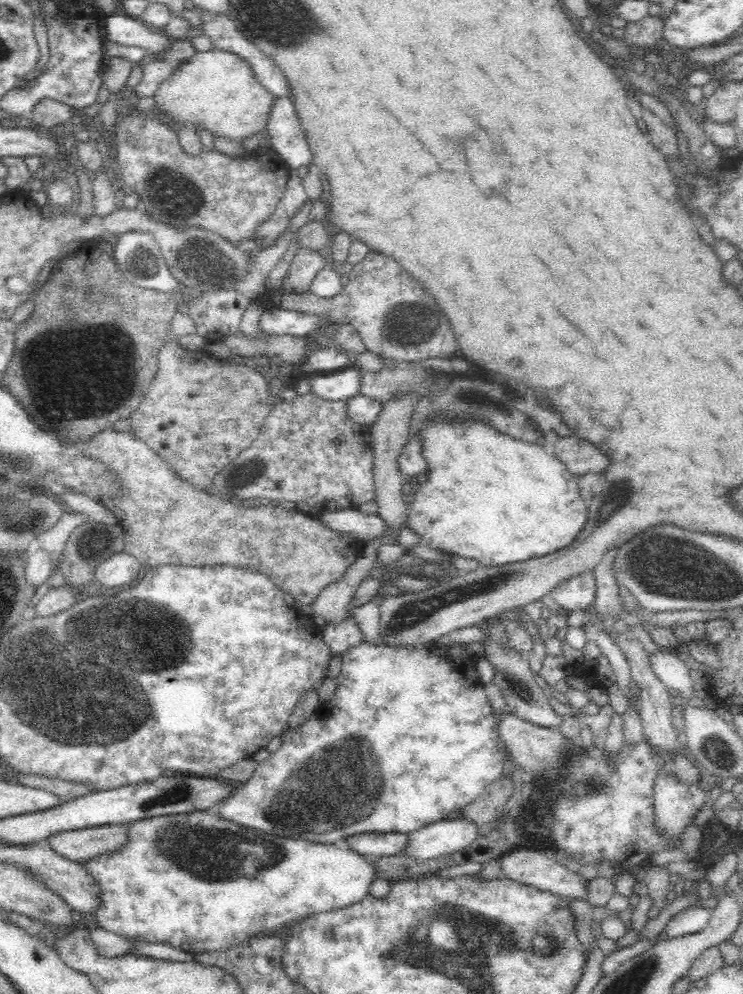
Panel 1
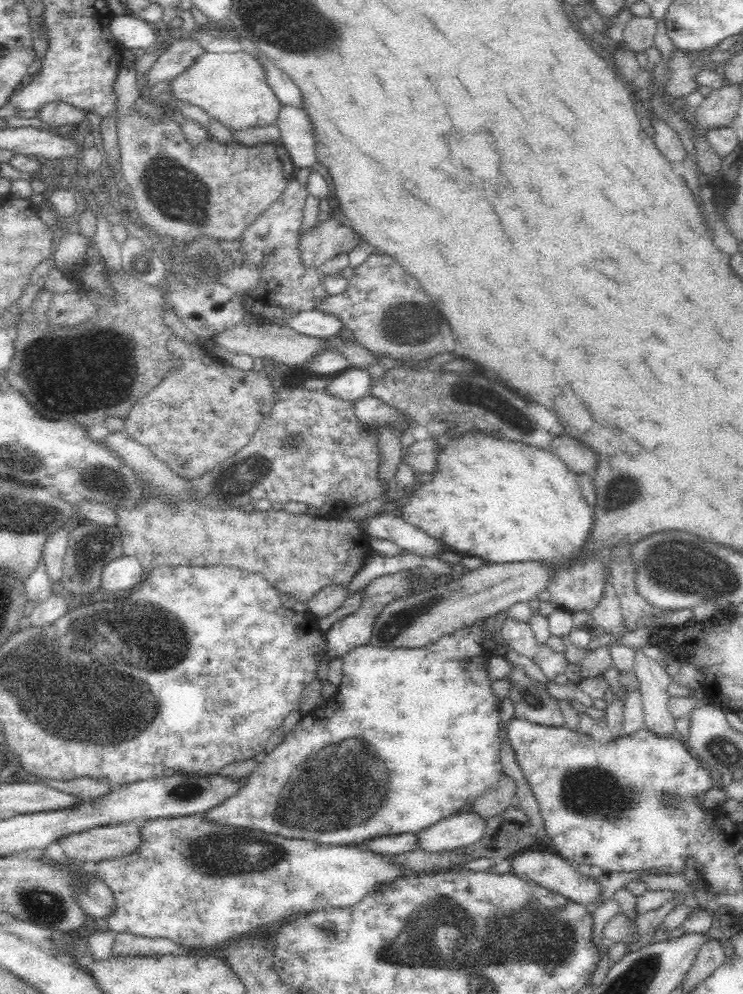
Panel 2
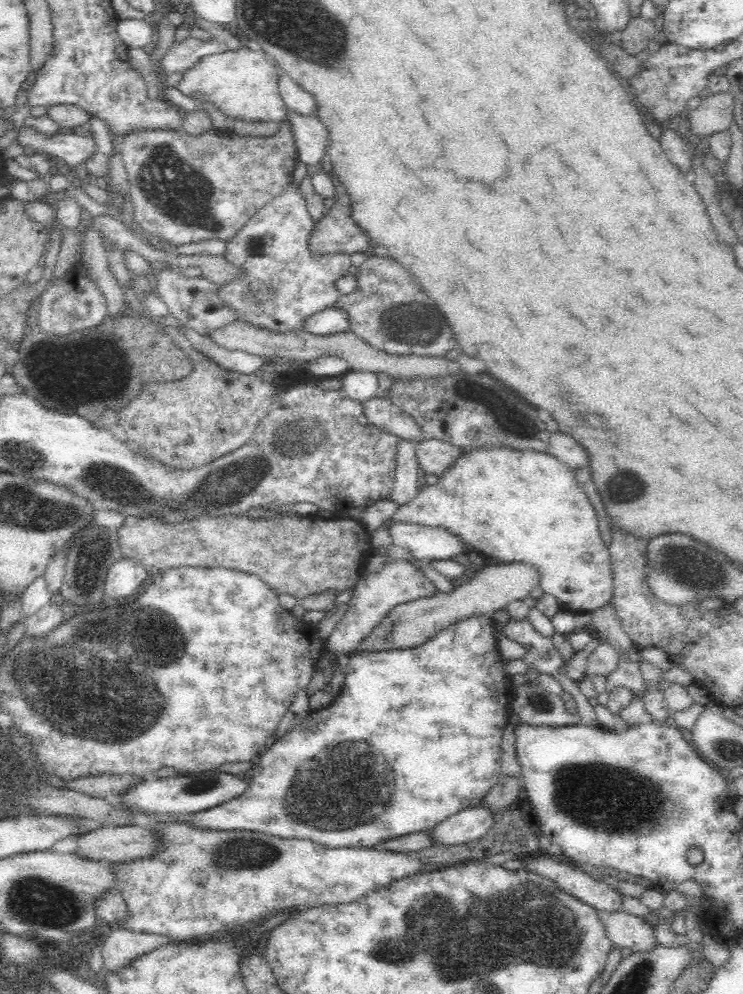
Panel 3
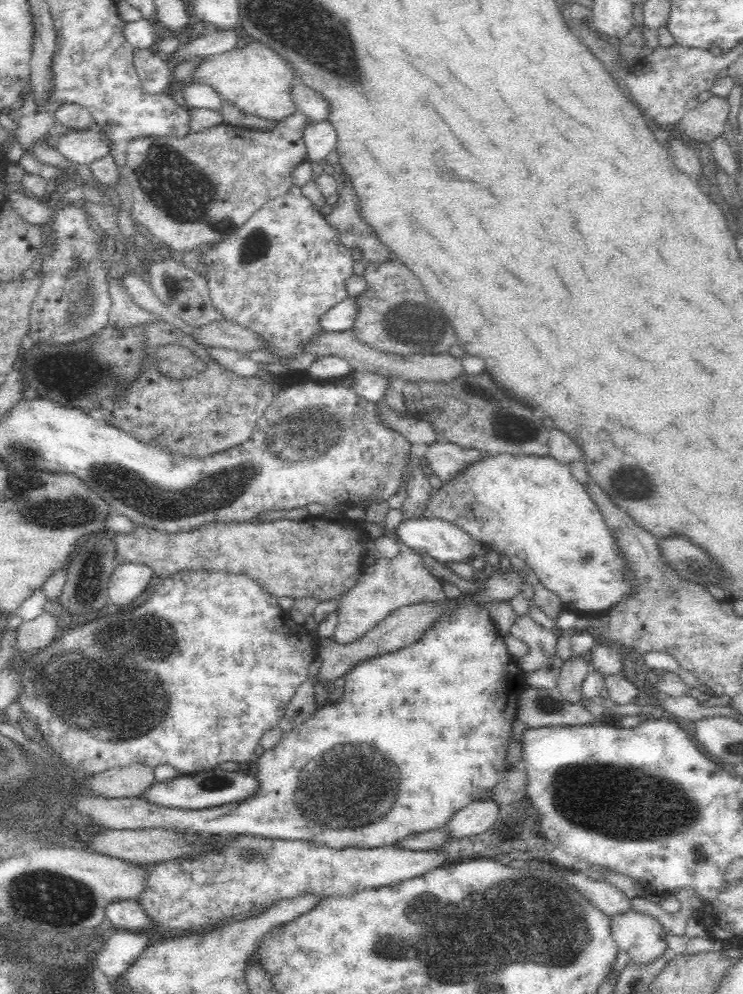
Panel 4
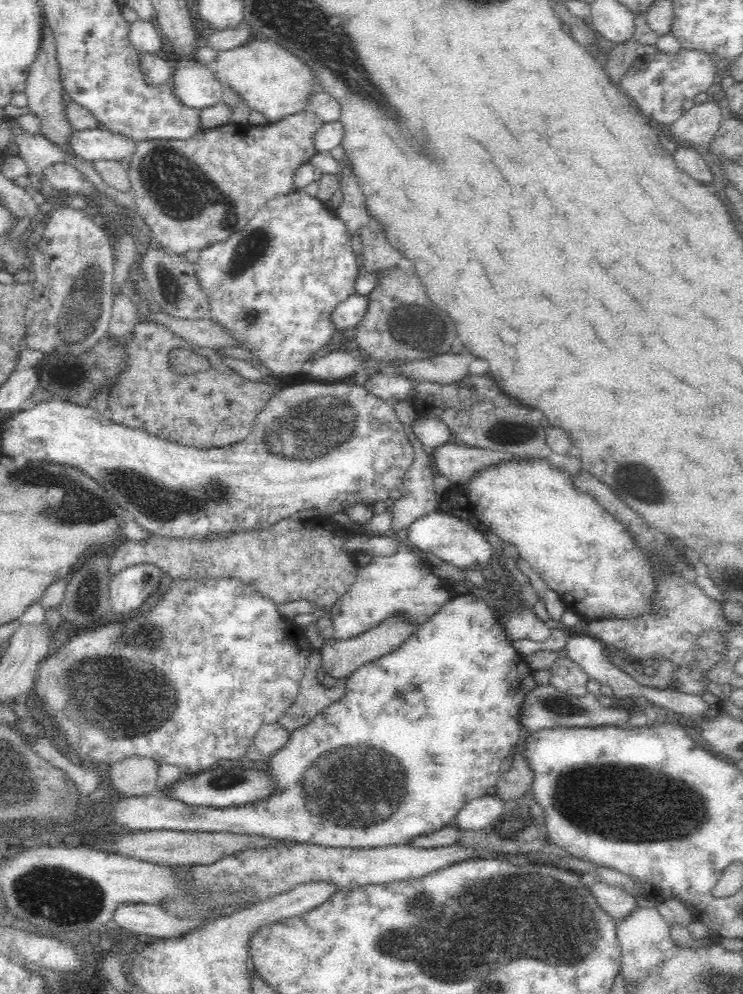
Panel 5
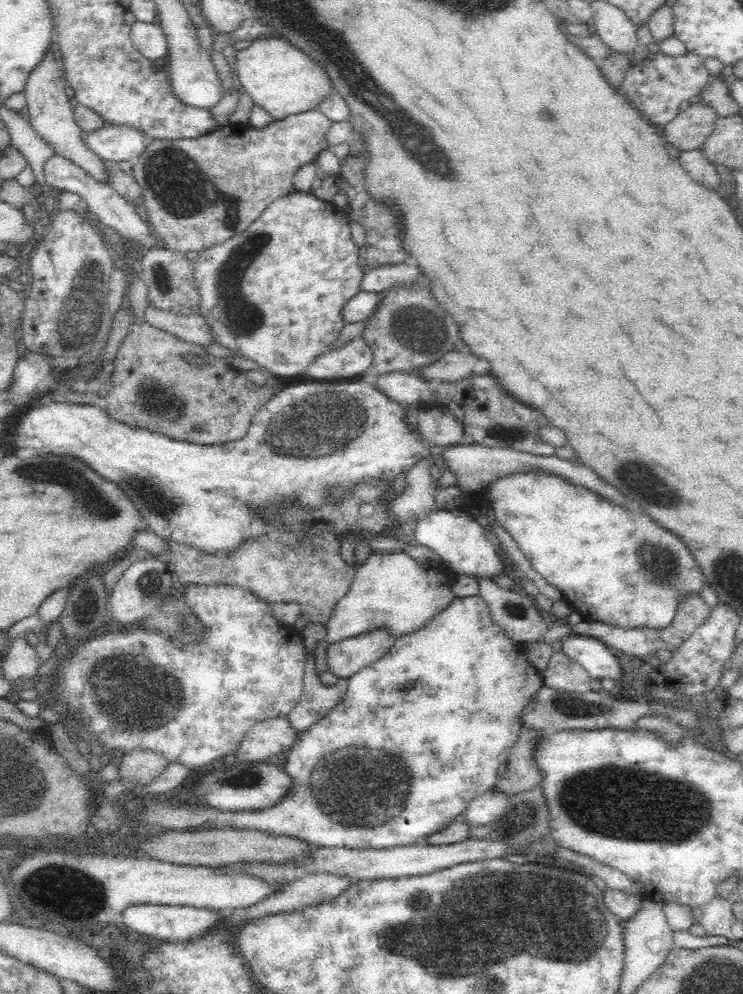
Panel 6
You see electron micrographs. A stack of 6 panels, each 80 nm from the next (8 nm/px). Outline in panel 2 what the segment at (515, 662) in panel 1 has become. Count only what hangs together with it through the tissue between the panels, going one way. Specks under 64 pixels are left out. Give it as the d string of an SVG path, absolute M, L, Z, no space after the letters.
M520 667L508 678L513 680L510 698L515 708L514 718L540 726L566 724L559 700L548 693L544 684L533 682Z

